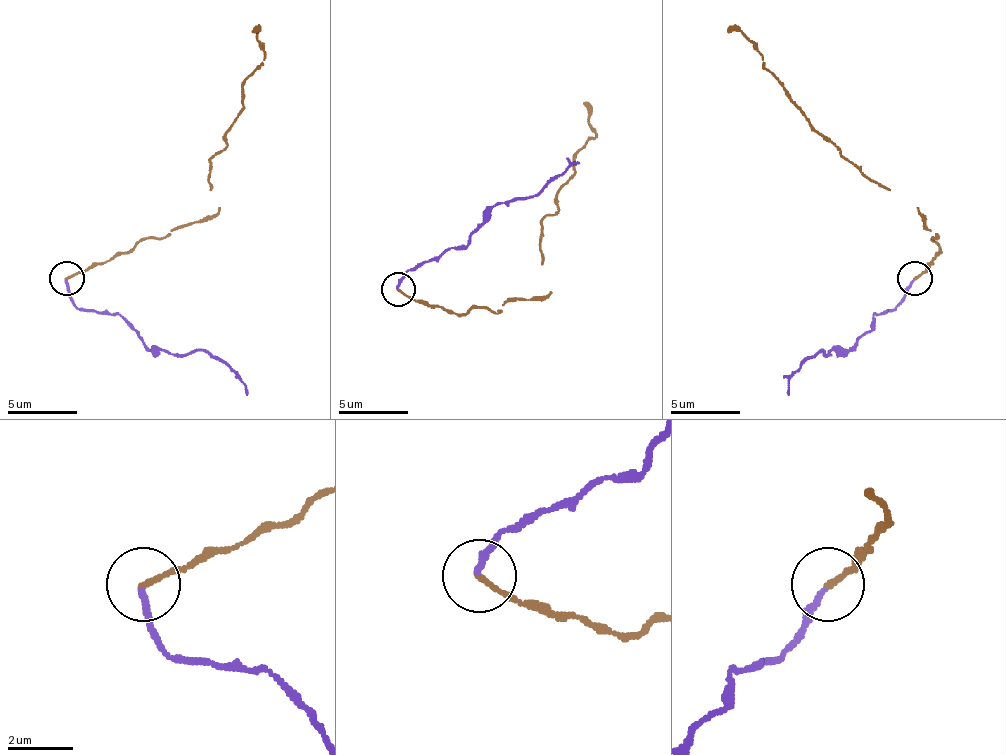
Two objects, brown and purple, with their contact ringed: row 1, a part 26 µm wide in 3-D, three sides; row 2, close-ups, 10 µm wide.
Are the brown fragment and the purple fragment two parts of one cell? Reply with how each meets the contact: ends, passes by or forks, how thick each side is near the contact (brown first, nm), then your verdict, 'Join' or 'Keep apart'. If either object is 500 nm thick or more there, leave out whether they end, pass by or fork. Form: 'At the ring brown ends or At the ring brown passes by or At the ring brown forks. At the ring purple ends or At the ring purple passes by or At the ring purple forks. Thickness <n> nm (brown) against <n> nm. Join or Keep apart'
At the ring brown ends. At the ring purple ends. Thickness 160 nm (brown) against 190 nm. Keep apart

